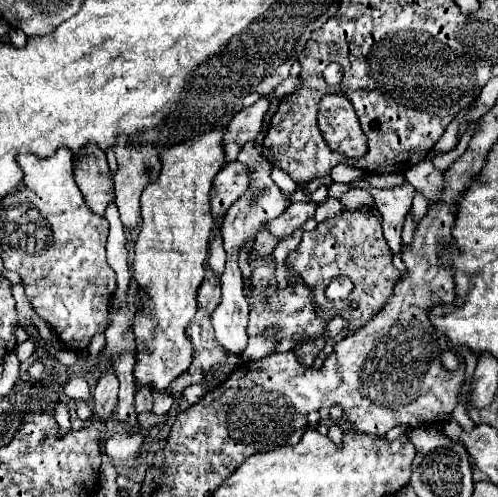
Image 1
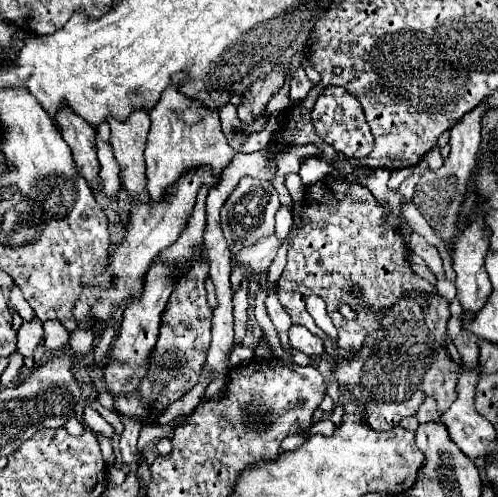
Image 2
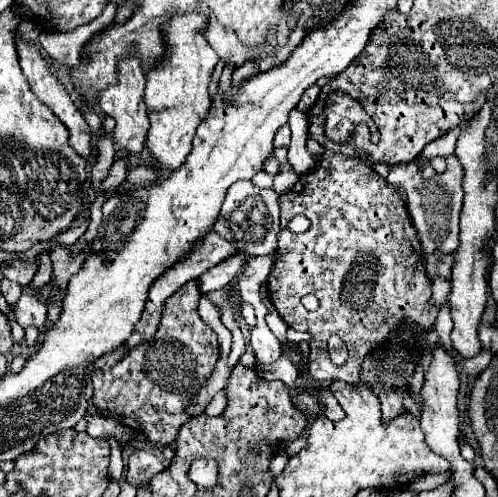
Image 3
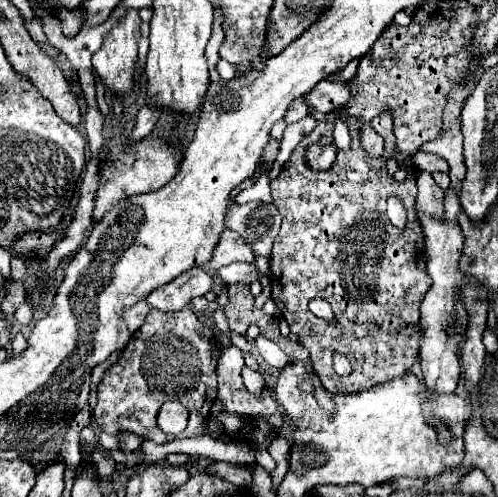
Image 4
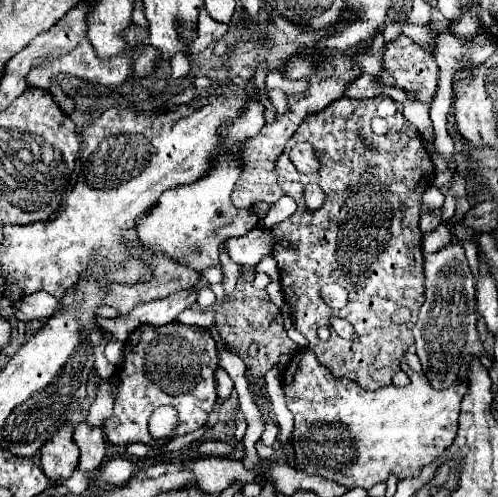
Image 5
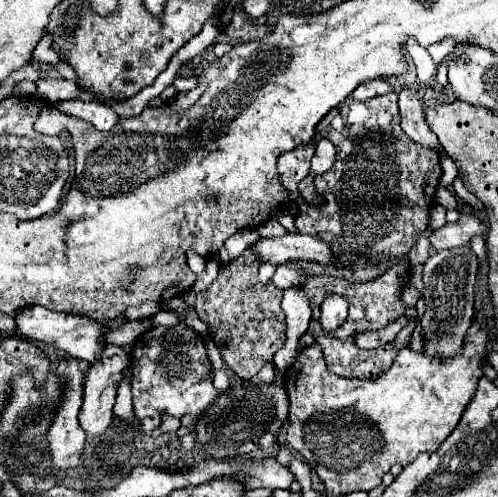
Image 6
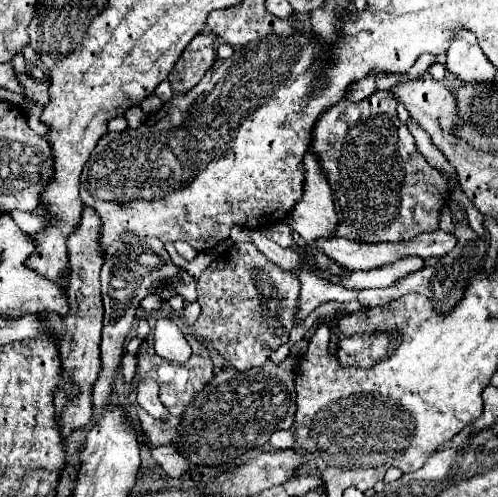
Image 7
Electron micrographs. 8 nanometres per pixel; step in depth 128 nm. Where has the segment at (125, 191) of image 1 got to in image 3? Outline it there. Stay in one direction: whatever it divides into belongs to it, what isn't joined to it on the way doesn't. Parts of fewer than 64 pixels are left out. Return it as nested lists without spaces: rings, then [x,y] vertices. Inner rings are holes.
[[[128,56],[126,60],[120,60],[120,82],[116,86],[108,86],[100,92],[100,108],[106,116],[112,116],[116,120],[116,128],[112,132],[114,142],[120,146],[126,154],[140,154],[144,150],[144,140],[148,134],[148,110],[144,104],[144,86],[146,76],[140,68],[140,60],[136,56]]]

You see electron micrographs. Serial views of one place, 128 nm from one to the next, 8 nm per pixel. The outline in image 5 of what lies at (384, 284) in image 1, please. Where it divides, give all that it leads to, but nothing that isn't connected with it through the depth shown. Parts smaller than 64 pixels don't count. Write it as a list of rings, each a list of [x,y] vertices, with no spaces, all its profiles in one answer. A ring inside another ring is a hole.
[[[388,96],[364,100],[340,98],[336,104],[324,108],[324,112],[316,112],[316,116],[300,124],[296,136],[292,136],[276,160],[276,176],[282,192],[298,204],[298,210],[290,218],[272,228],[276,240],[288,244],[288,248],[276,244],[274,258],[278,262],[282,298],[290,308],[294,328],[304,334],[308,348],[316,352],[316,358],[332,376],[354,380],[364,390],[392,384],[392,376],[400,370],[404,354],[414,344],[412,324],[424,302],[424,252],[418,220],[420,198],[432,184],[434,164],[416,128],[404,118],[402,104]],[[358,134],[370,138],[376,150],[364,150]],[[302,140],[310,142],[320,158],[322,168],[318,174],[298,172],[288,158],[294,142]],[[396,152],[414,152],[414,162],[408,154]],[[310,182],[318,184],[326,196],[324,206],[318,210],[310,210],[304,200],[304,188]],[[400,204],[408,208],[404,214],[400,214]],[[346,276],[358,280],[358,284],[354,292],[348,292],[348,304],[336,310],[322,300],[320,290]],[[398,308],[412,312],[408,324],[394,326],[392,314]],[[330,316],[352,322],[358,338],[350,342],[330,330],[330,340],[322,342],[316,330],[330,326]]]

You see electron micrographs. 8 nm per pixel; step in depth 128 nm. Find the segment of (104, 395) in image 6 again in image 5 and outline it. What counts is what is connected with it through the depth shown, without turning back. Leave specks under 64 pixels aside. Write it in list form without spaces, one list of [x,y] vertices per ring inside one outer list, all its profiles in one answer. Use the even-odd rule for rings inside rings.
[[[116,342],[106,344],[106,352],[104,354],[106,354],[106,358],[108,358],[110,364],[118,366],[122,362],[122,344],[116,344]],[[82,422],[74,430],[74,442],[80,448],[80,460],[78,470],[82,472],[96,472],[102,464],[102,458],[106,454],[106,440],[100,428],[90,428],[86,422]]]

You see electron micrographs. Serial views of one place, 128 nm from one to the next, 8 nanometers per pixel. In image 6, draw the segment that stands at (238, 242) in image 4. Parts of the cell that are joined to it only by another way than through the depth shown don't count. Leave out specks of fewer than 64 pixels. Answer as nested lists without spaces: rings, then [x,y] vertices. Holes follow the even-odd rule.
[[[284,234],[278,238],[260,238],[250,246],[260,262],[284,264],[290,260],[312,260],[320,264],[334,264],[332,250],[326,242],[306,234]]]

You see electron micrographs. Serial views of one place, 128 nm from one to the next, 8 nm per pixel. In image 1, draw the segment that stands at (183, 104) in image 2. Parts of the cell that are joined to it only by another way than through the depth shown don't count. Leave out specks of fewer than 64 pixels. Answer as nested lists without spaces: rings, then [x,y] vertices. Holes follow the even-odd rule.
[[[212,130],[184,144],[176,144],[166,148],[160,154],[162,174],[158,182],[150,184],[140,198],[142,208],[142,228],[138,240],[134,244],[134,262],[132,274],[138,282],[138,292],[142,298],[140,310],[136,310],[132,328],[136,334],[136,366],[134,376],[140,386],[148,386],[152,390],[166,390],[176,376],[180,376],[192,362],[192,342],[186,336],[186,326],[194,318],[198,310],[198,288],[206,276],[204,262],[208,258],[208,242],[214,230],[214,218],[210,214],[210,186],[214,176],[224,164],[222,150],[222,130]]]

